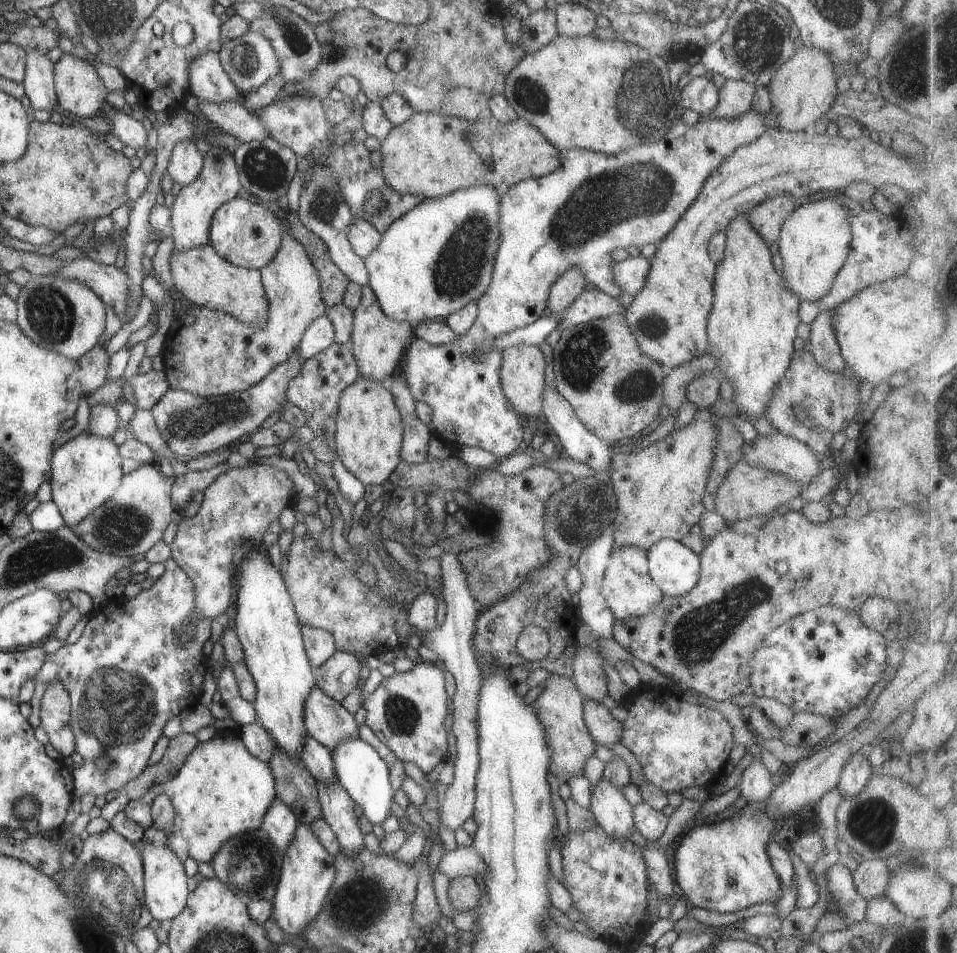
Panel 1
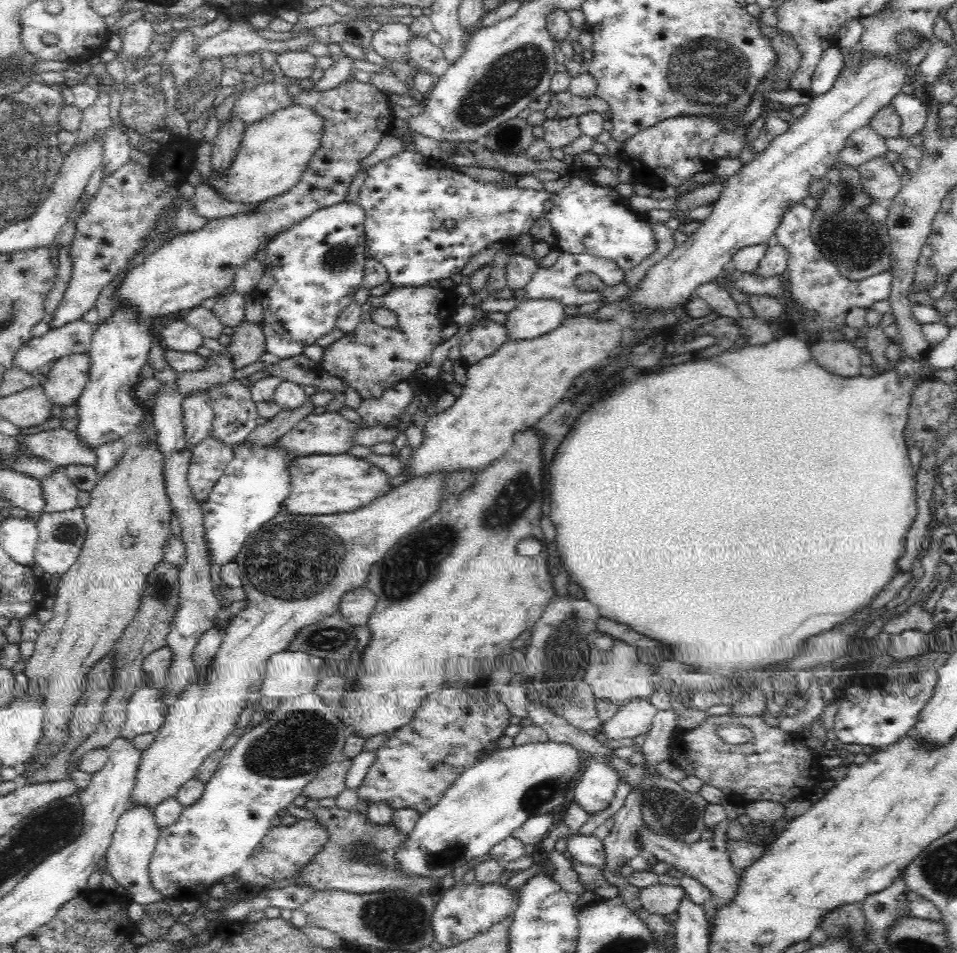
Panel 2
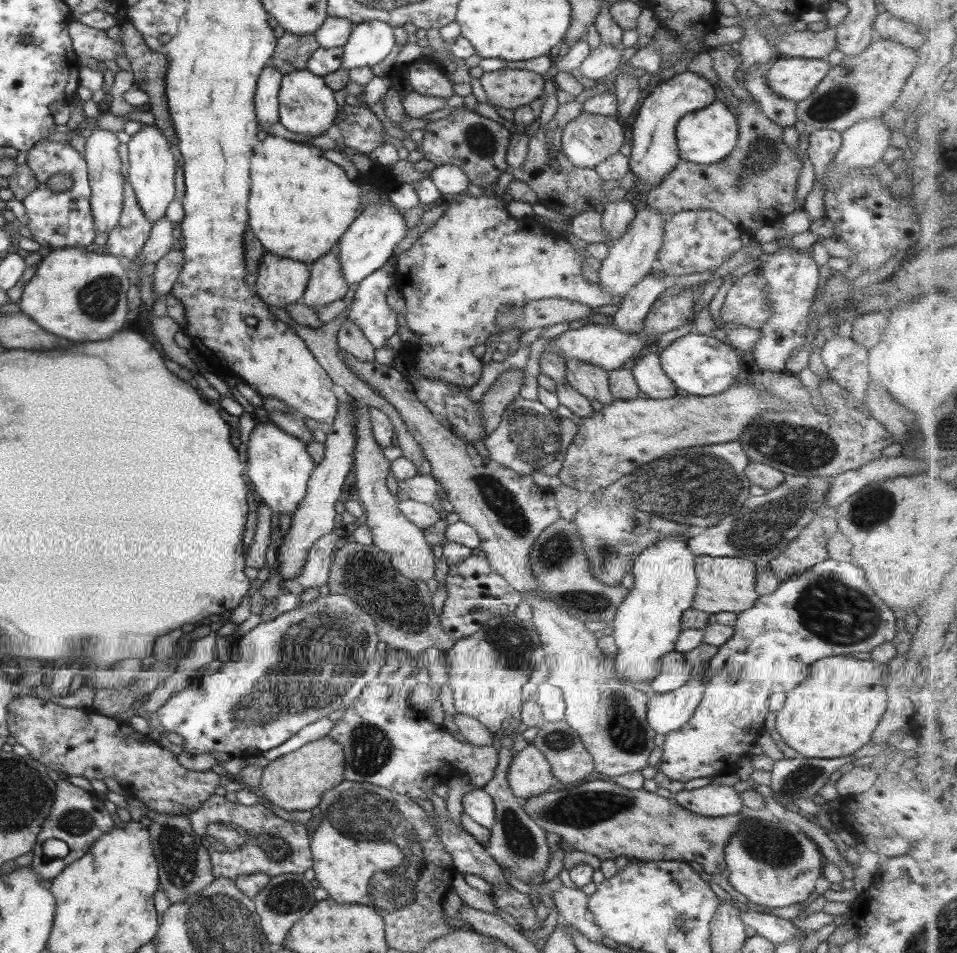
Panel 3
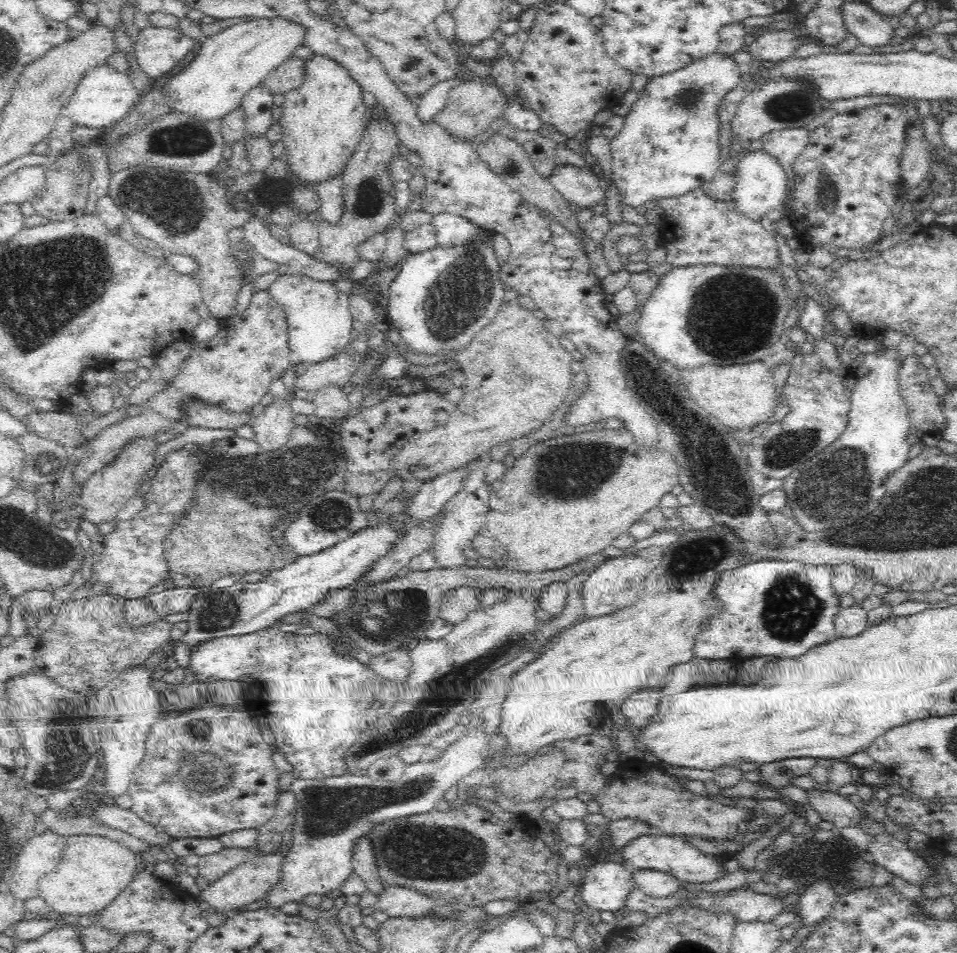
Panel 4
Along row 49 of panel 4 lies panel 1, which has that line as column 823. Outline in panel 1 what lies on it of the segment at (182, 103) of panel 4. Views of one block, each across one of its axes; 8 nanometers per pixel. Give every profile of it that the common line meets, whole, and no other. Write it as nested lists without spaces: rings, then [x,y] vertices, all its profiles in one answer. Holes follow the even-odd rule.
[[[829,197],[814,202],[804,200],[783,221],[777,242],[783,262],[780,276],[785,288],[800,302],[815,302],[829,292],[849,250],[851,215],[852,212],[839,201],[839,197]]]

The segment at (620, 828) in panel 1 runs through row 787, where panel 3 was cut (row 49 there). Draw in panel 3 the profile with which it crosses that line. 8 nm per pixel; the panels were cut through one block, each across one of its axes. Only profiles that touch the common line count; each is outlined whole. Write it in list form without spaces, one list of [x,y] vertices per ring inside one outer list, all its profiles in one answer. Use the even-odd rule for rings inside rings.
[[[599,43],[599,45],[589,51],[589,54],[583,59],[579,68],[575,70],[575,74],[579,77],[589,78],[589,80],[597,80],[604,78],[619,64],[621,51],[613,46]]]

